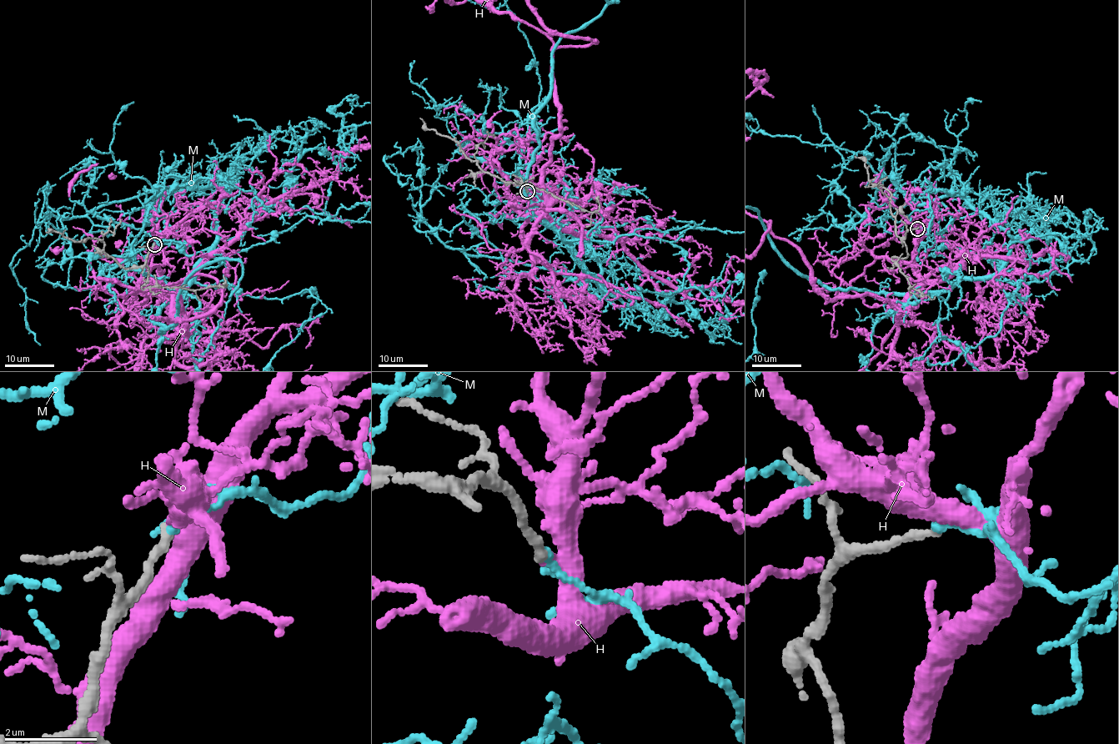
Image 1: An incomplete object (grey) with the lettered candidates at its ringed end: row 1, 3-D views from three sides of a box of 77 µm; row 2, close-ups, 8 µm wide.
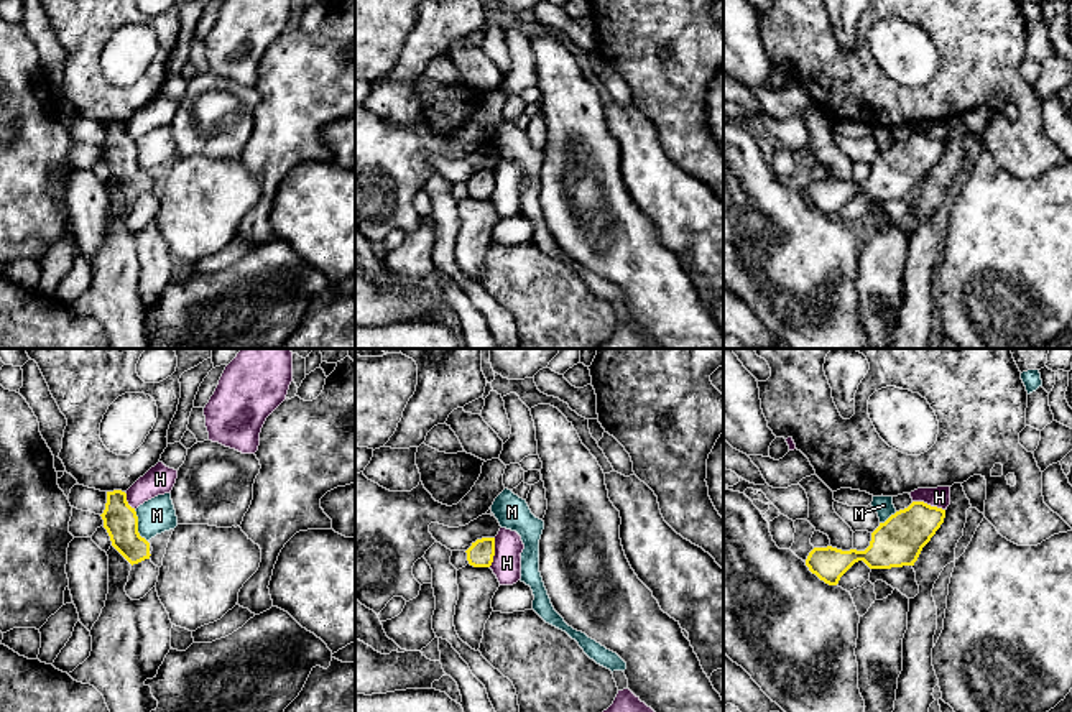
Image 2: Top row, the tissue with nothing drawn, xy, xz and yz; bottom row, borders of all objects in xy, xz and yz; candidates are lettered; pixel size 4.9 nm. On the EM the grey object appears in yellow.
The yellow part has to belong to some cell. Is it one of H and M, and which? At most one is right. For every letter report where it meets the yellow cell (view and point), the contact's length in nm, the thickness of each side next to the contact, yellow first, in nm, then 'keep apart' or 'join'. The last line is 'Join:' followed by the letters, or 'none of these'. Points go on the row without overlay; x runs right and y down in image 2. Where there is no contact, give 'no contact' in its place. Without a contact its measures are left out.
H: yz (929, 137) | 170 nm | 240/100 nm | keep apart
M: xy (137, 158) | 170 nm | 170/170 nm | keep apart
Join: none of these

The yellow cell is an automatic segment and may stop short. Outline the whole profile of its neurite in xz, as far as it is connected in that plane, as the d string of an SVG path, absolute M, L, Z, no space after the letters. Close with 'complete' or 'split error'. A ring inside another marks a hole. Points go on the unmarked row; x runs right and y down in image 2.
M495 169L477 171L465 184L470 197L490 199L495 187Z; complete

